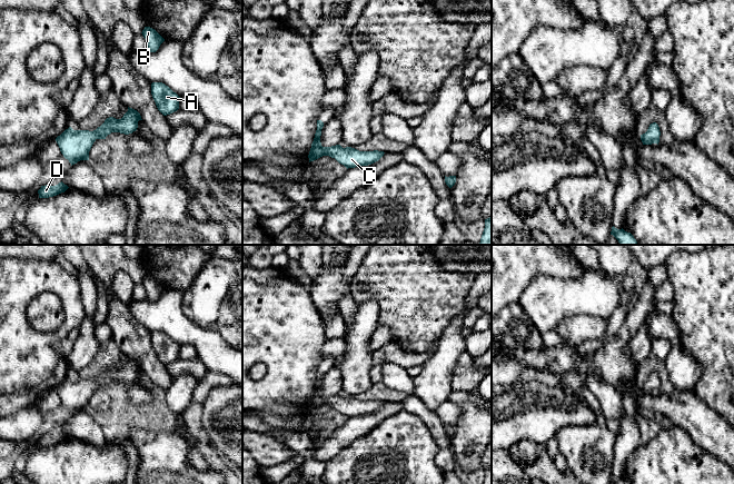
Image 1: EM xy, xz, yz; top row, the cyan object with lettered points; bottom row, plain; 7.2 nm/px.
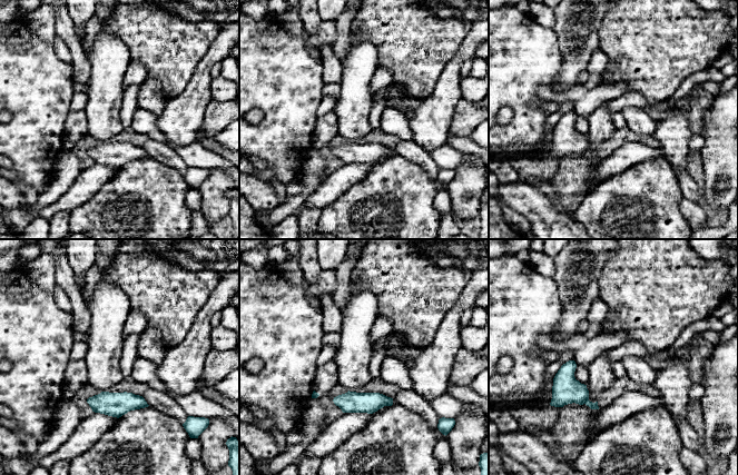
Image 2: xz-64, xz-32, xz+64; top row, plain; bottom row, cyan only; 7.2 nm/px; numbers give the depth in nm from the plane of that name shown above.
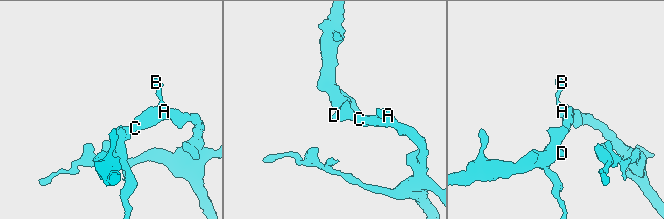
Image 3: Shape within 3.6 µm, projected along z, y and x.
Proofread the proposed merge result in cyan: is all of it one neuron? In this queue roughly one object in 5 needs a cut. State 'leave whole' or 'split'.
leave whole

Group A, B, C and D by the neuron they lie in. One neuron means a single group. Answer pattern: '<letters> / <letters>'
A B C D

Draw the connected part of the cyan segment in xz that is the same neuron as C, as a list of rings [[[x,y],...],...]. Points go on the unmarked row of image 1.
[[[317,369],[317,379],[308,404],[309,412],[323,405],[329,405],[348,418],[371,414],[378,411],[385,403],[384,401],[378,399],[359,401],[351,396],[343,397],[340,394],[323,396],[320,392],[323,376],[324,372],[321,369]]]

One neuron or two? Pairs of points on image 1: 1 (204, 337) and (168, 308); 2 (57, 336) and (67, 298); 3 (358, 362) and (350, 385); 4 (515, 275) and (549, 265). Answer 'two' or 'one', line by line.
1: one
2: one
3: one
4: one

